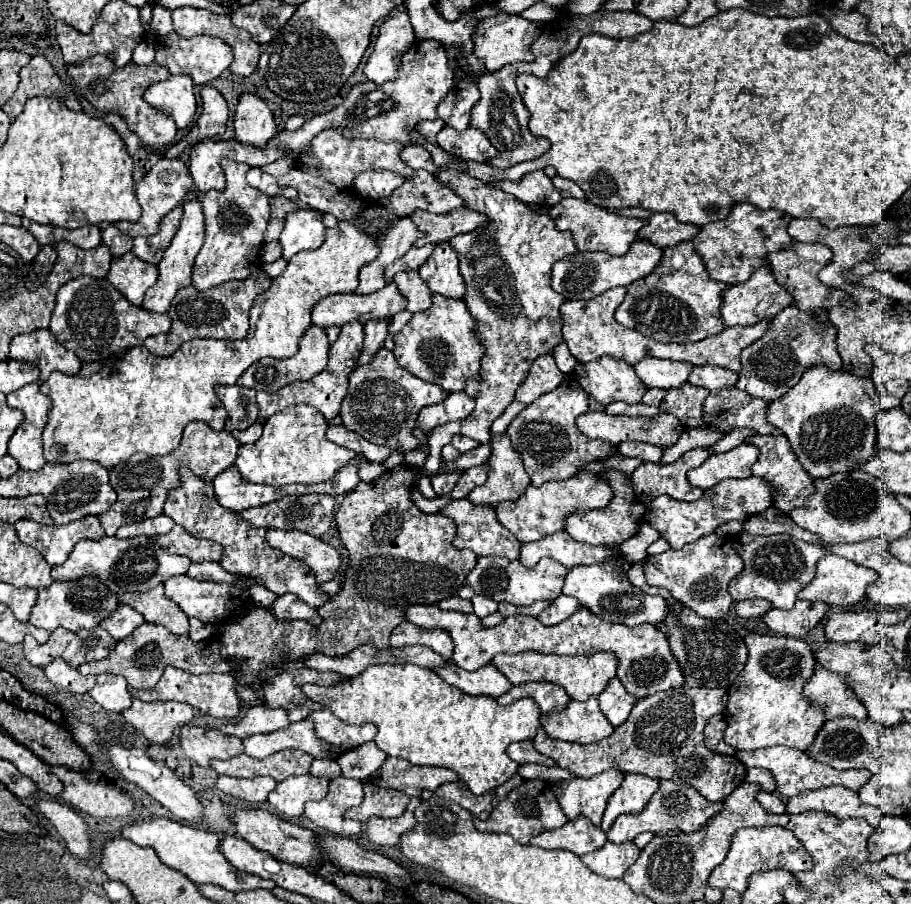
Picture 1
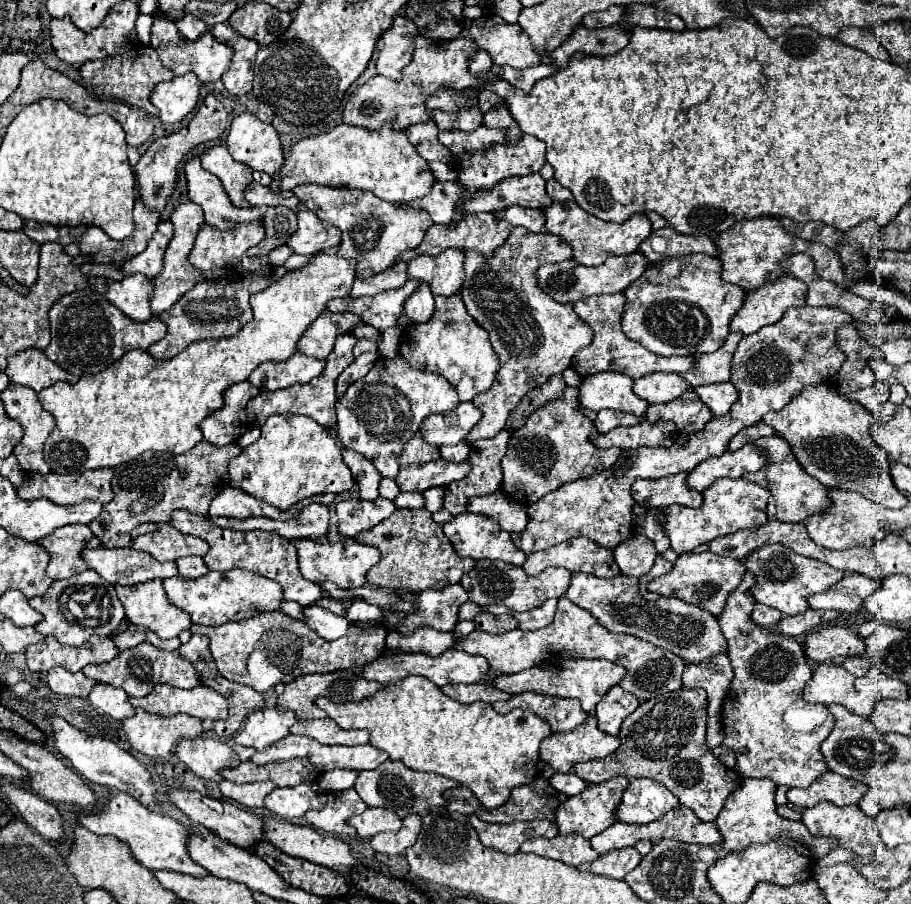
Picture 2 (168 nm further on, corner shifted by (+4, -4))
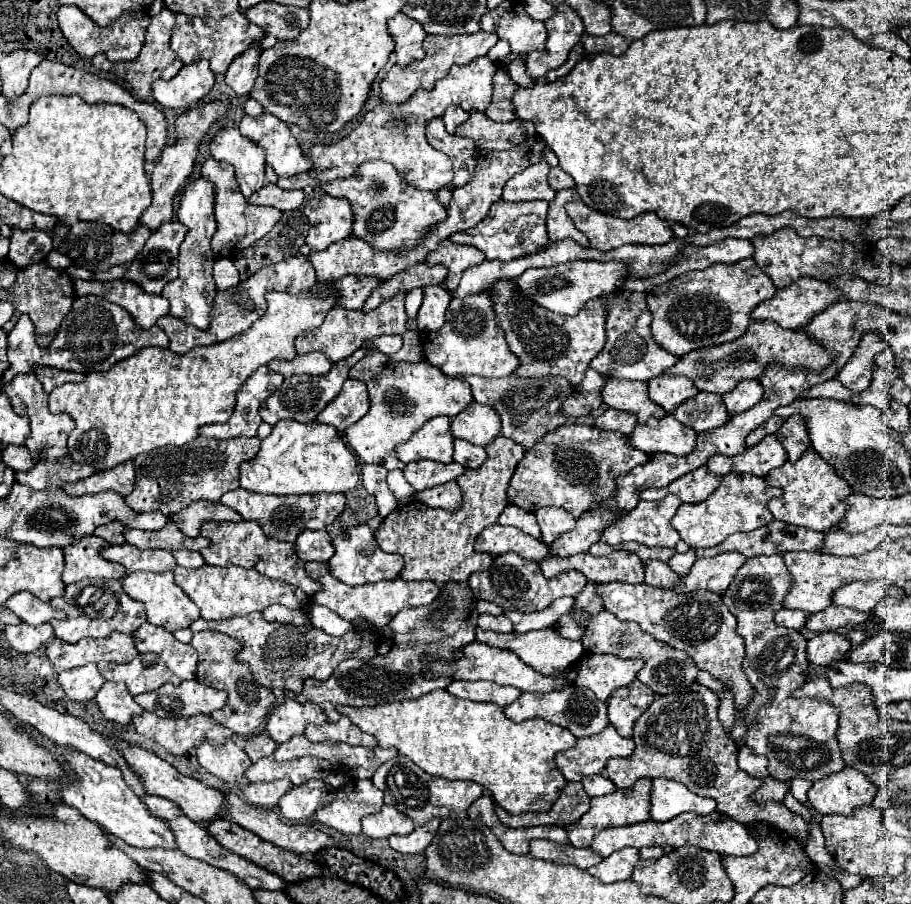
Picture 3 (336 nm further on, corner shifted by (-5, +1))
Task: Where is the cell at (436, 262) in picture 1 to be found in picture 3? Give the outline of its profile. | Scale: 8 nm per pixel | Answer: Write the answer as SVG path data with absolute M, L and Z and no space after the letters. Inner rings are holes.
M443 240L437 250L429 252L427 256L427 264L443 264L447 266L449 274L445 278L445 286L447 288L457 288L457 282L461 278L461 274L475 264L481 264L485 260L485 254L473 246L461 246L461 244L453 244L451 240Z

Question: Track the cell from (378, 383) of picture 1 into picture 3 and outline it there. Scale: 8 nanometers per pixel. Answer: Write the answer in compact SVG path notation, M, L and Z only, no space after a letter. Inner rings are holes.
M389 362L389 366L383 370L383 374L377 380L369 382L371 390L371 410L365 414L359 422L349 426L345 430L345 440L349 448L355 450L355 454L369 464L381 464L387 470L403 470L405 464L395 458L395 446L409 440L409 436L425 424L425 420L435 416L457 416L463 412L471 402L471 386L461 378L447 378L441 374L439 368L435 368L429 362ZM377 382L381 384L381 390L377 392Z

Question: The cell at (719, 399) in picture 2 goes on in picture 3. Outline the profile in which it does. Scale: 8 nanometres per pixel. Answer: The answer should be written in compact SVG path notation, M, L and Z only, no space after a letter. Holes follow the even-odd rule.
M743 380L733 392L723 394L723 402L729 414L741 414L747 408L755 406L763 398L763 388L759 380Z

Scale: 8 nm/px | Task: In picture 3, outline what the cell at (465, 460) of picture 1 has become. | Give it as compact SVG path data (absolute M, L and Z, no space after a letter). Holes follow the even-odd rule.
M419 460L419 462L409 462L403 468L403 474L407 478L407 482L413 486L413 490L425 490L425 488L433 488L451 480L457 480L461 474L465 472L465 468L457 462L449 462L449 464L441 464L441 462L433 462L433 460Z

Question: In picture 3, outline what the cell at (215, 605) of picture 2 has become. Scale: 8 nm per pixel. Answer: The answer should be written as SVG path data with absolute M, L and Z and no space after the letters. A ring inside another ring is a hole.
M177 566L173 570L177 586L199 606L201 618L205 620L227 620L235 616L247 616L251 612L261 612L271 604L283 604L287 608L305 608L309 596L301 592L301 588L285 584L281 580L265 578L257 570L245 570L239 566L201 566L197 570L187 570Z

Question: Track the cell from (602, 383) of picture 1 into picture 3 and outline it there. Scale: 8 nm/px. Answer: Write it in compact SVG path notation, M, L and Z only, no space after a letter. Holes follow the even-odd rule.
M609 378L603 388L603 400L609 408L635 414L639 424L645 424L649 418L663 418L667 414L649 398L647 382Z

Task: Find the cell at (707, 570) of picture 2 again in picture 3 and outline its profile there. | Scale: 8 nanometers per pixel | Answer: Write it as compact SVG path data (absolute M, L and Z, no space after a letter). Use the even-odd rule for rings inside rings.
M723 552L715 558L699 558L691 572L681 578L681 582L673 588L677 592L695 592L695 590L711 590L723 594L737 570L745 564L745 556L741 552Z

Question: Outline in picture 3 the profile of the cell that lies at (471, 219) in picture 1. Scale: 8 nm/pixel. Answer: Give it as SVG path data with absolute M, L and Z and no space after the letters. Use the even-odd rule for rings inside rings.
M499 200L497 204L493 204L485 220L481 220L475 228L469 228L461 234L453 234L451 240L455 244L467 244L467 246L479 248L487 256L487 260L515 260L527 254L535 254L547 248L549 244L549 238L545 232L548 205L548 202L541 200L515 202L515 204Z

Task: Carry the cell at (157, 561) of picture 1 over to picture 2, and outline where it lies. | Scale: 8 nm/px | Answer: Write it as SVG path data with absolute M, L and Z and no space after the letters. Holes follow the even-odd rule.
M132 547L124 549L84 549L82 553L88 569L94 569L104 581L112 585L138 585L150 579L166 579L178 575L176 563L160 563L144 551Z

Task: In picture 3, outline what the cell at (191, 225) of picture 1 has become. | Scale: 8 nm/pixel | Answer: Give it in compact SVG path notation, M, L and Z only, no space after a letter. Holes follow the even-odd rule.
M205 178L191 180L183 188L177 218L189 228L189 232L179 248L179 278L173 280L169 284L169 288L165 288L165 292L161 292L171 304L169 314L173 318L179 318L185 324L191 324L201 330L209 324L209 312L211 312L213 300L215 300L215 282L213 282L213 274L211 274L211 268L215 264L215 254L211 252L211 246L209 246L211 238L215 234L215 228L217 228L213 204L215 204L215 188Z

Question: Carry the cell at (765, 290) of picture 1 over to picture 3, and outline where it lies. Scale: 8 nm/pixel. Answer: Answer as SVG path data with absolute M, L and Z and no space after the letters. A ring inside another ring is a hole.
M799 278L795 280L791 286L777 290L777 294L771 300L765 300L763 304L759 304L753 310L753 318L755 320L773 320L777 324L781 324L781 328L803 328L807 326L815 314L823 312L829 304L835 304L843 298L841 290L837 290L835 286L831 286L829 282L821 282L817 278Z

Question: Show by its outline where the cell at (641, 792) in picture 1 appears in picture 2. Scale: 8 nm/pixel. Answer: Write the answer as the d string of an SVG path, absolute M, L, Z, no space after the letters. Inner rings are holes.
M630 779L628 789L622 793L622 801L616 809L616 821L624 823L652 823L680 801L658 781Z

